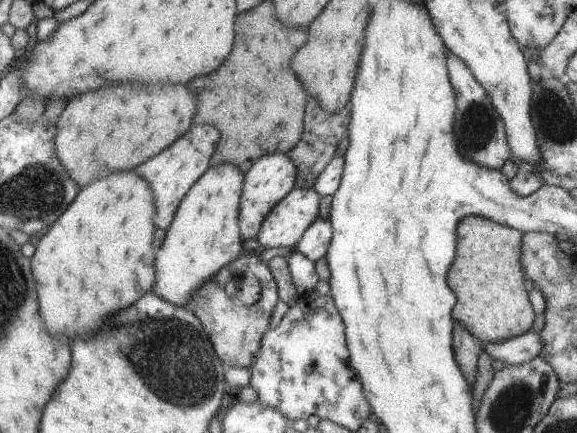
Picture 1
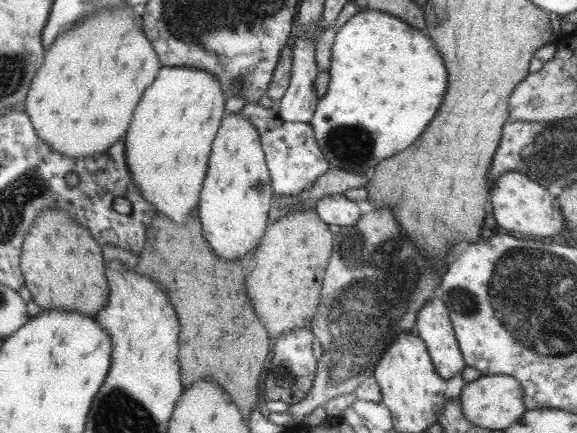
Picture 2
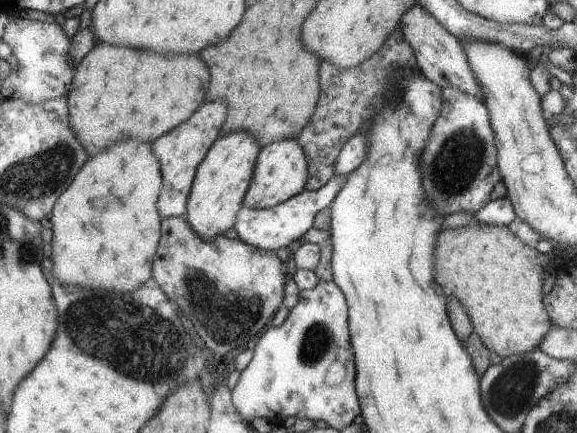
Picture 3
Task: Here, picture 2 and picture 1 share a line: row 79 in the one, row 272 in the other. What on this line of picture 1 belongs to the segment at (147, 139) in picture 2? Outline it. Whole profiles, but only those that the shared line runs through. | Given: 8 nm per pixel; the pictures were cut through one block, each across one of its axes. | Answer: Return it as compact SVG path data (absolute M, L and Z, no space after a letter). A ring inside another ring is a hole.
M232 164L208 167L177 208L162 246L155 251L156 284L151 291L176 306L186 306L194 292L221 268L244 254L238 222L244 176Z

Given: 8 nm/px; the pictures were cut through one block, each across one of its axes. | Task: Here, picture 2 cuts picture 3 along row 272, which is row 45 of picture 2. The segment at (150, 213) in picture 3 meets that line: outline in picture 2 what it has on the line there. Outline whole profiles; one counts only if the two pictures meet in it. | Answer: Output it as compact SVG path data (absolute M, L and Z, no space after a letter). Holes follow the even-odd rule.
M125 5L95 14L86 20L83 18L72 30L66 30L56 38L46 52L44 64L36 74L38 78L32 80L32 88L25 100L25 113L36 134L54 152L75 160L106 152L117 140L125 137L142 93L156 80L163 67L150 41L140 30L139 10Z

